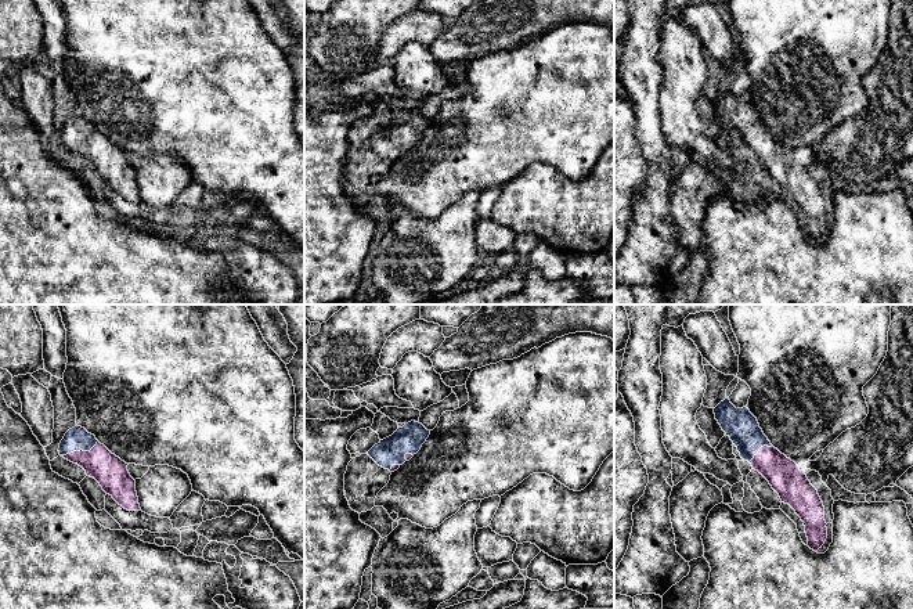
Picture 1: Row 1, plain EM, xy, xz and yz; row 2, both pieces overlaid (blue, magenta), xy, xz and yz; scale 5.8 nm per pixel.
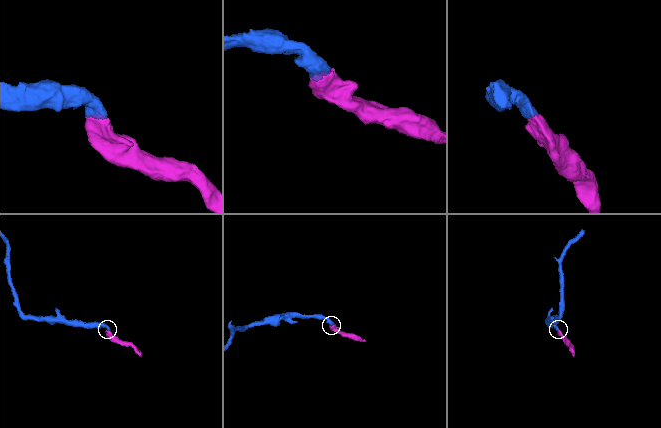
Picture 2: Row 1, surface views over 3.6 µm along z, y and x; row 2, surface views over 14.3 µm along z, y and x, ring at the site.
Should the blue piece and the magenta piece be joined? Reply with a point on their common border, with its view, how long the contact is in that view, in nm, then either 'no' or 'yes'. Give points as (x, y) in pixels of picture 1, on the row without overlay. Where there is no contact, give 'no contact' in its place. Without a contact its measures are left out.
contact xy (79, 140); length 240 nm; yes

